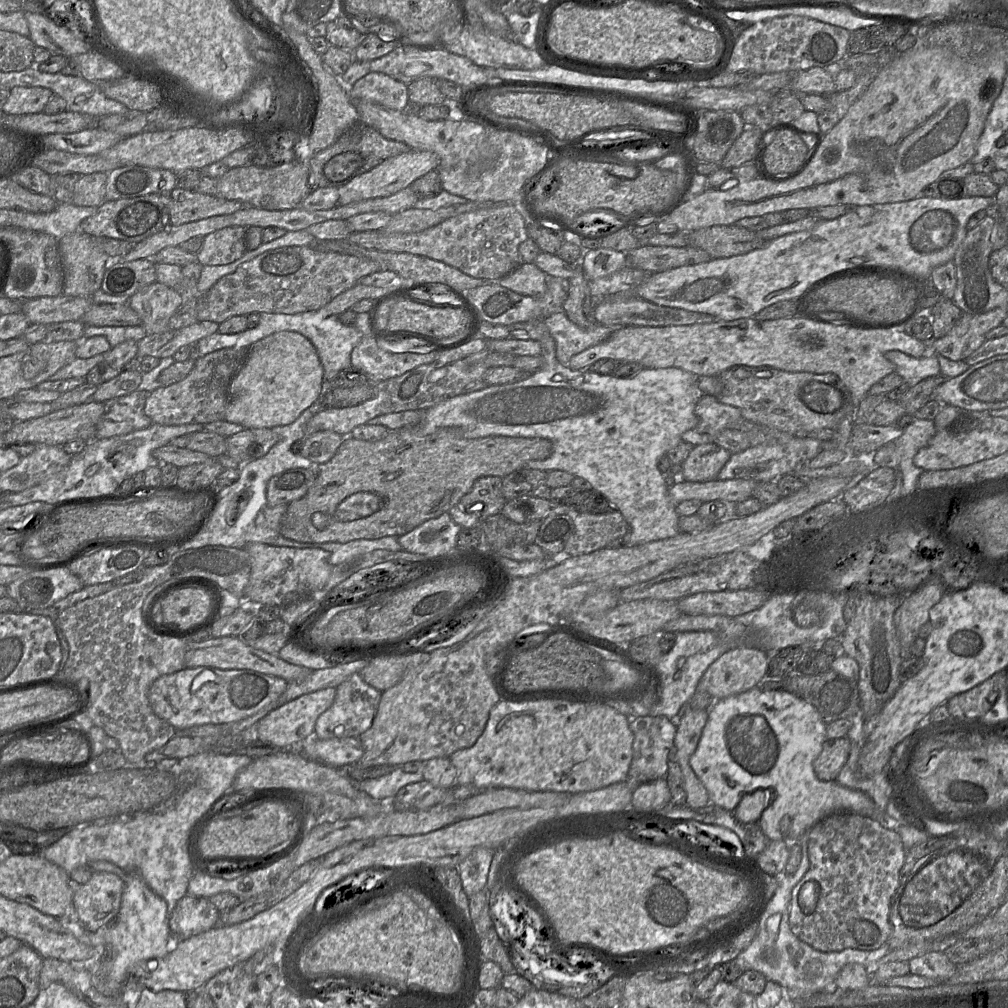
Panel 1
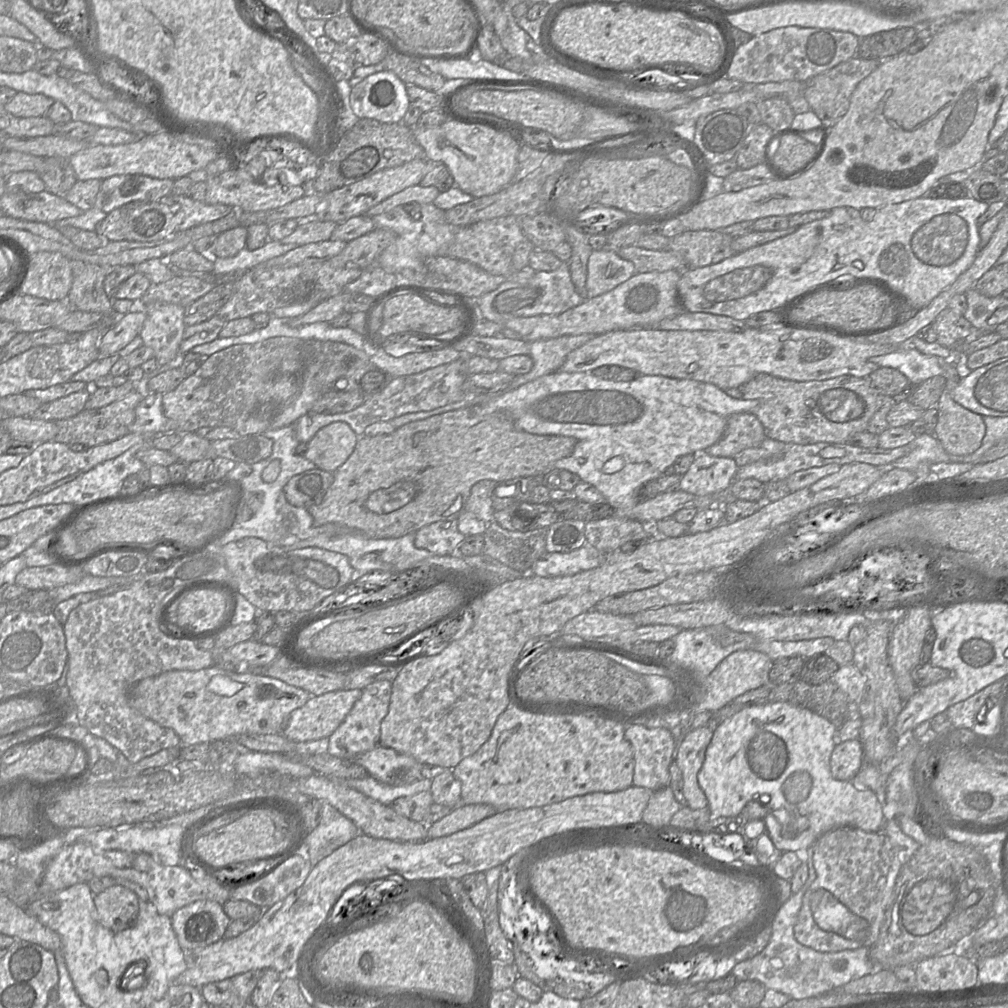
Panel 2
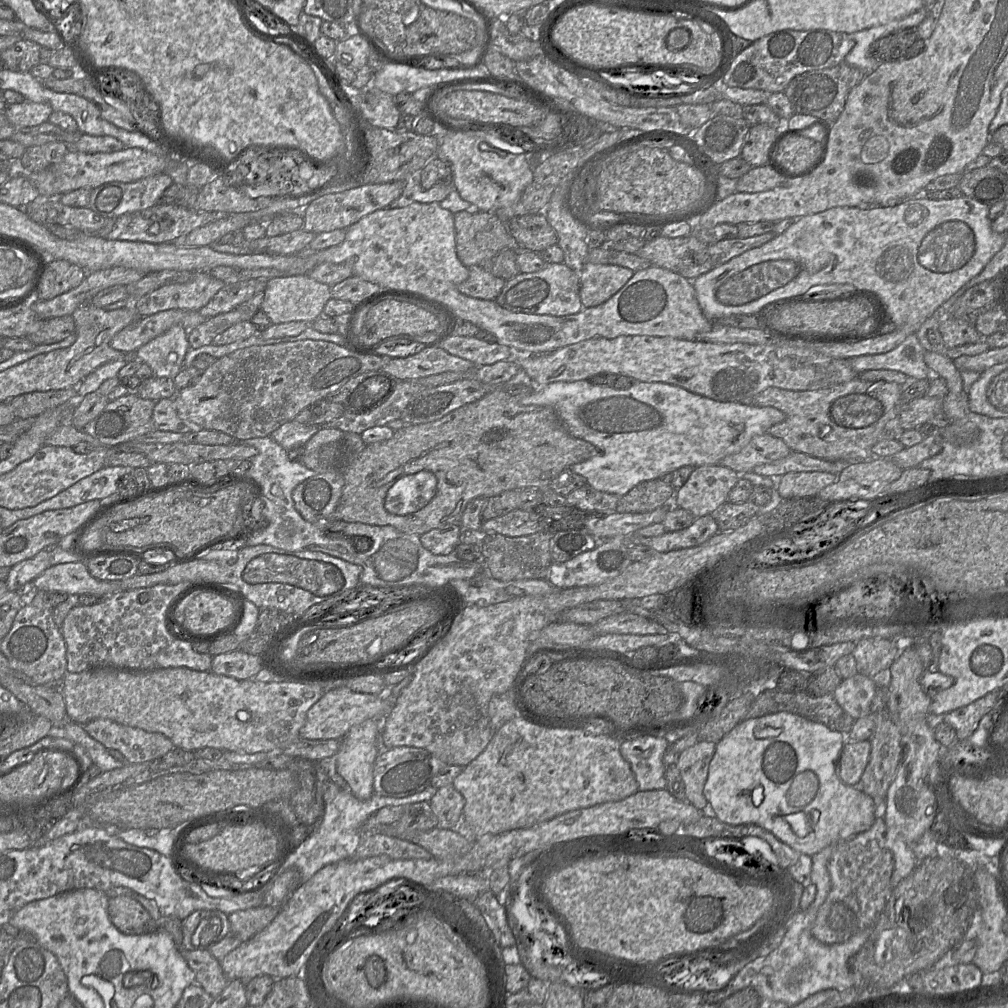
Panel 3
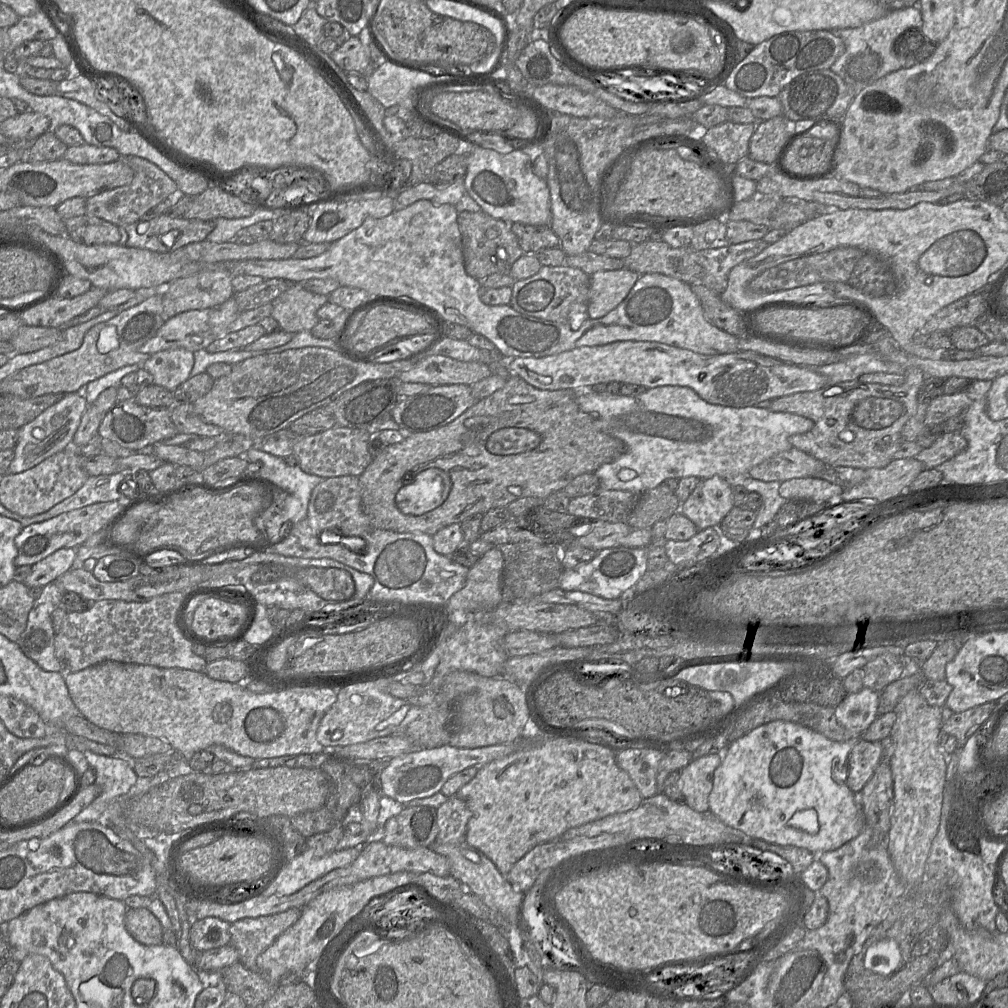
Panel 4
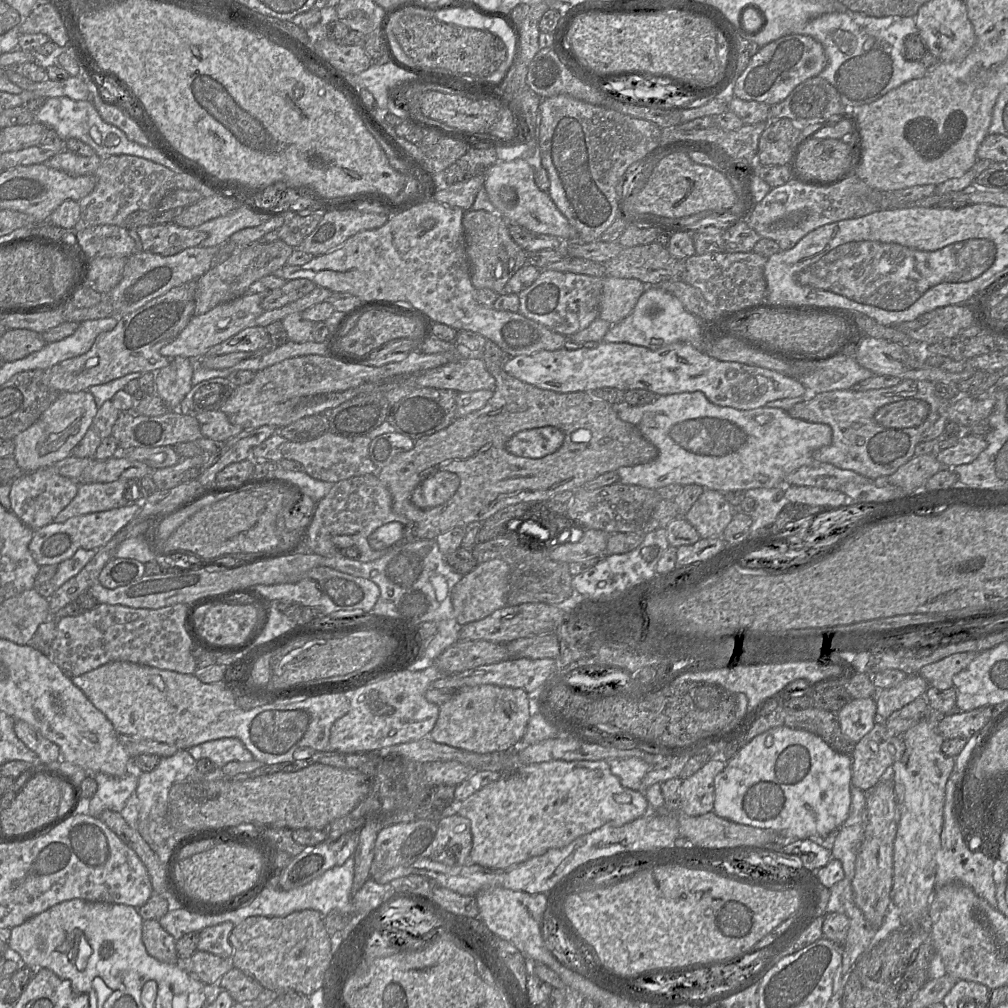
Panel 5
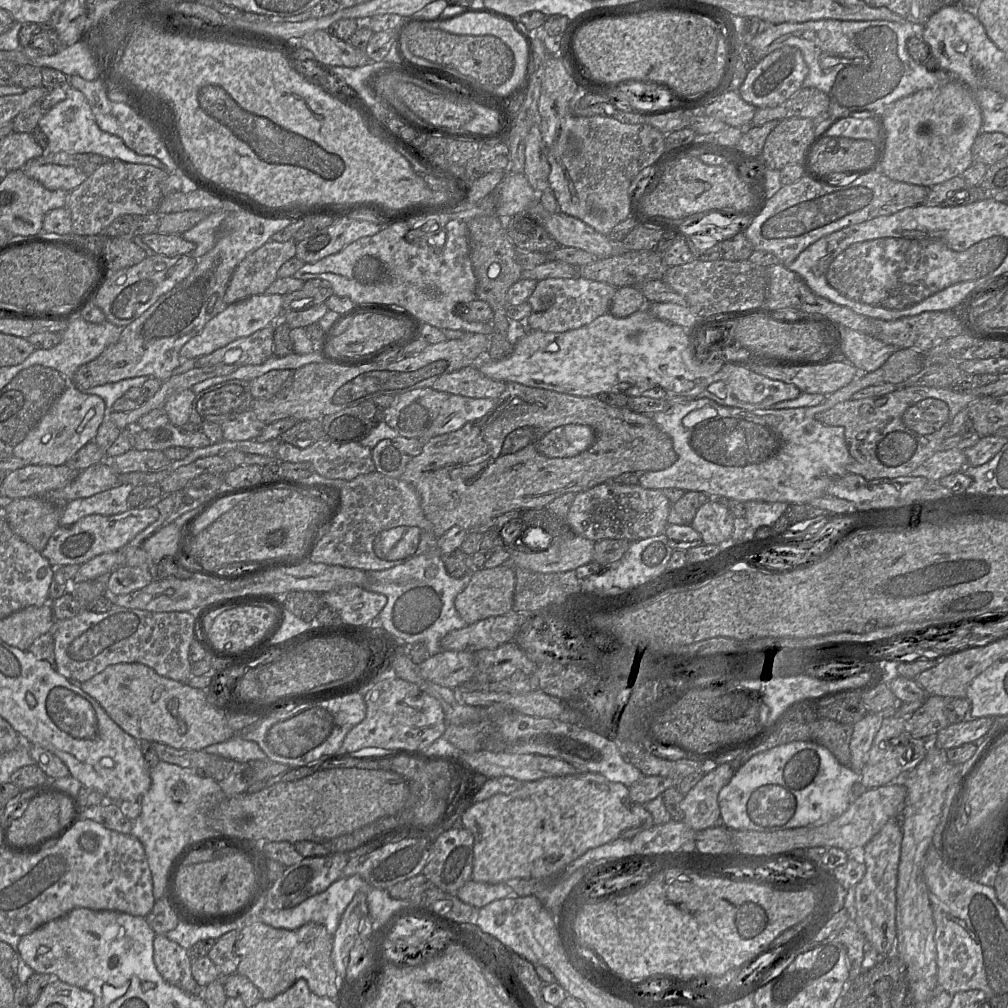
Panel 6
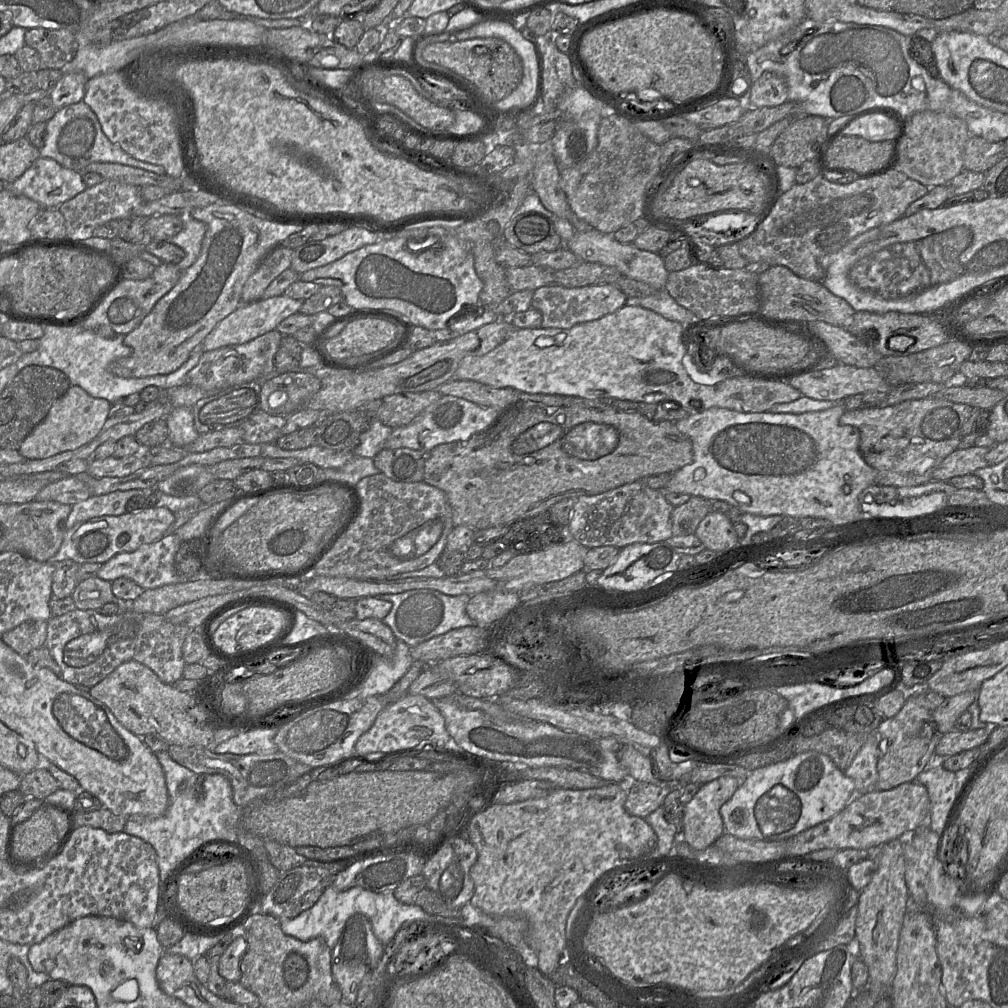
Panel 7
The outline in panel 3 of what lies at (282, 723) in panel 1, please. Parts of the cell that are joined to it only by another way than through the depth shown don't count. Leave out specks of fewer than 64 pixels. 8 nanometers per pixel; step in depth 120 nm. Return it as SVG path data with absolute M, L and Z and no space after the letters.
M339 687L325 691L324 695L309 709L300 737L307 739L341 740L351 727L367 719L384 721L392 711L392 702L385 701L382 695L352 691Z

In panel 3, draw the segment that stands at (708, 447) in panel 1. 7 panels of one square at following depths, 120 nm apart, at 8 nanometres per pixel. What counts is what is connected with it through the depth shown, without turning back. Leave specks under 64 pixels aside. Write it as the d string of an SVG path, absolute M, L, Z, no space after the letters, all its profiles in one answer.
M721 464L694 467L686 483L675 491L673 505L691 512L695 518L714 515L728 501L728 495L740 478L740 474Z

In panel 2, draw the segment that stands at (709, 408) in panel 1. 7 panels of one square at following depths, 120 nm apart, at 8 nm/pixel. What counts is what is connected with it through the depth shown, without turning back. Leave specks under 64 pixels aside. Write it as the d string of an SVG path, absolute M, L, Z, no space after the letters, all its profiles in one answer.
M737 413L728 418L721 439L705 452L716 457L733 458L744 449L758 446L766 438L765 429L754 413Z

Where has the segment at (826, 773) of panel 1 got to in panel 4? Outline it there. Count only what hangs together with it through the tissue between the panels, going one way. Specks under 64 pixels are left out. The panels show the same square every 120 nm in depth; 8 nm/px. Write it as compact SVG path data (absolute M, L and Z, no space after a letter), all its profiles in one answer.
M855 739L848 757L848 776L845 782L848 788L859 794L884 758L885 743Z

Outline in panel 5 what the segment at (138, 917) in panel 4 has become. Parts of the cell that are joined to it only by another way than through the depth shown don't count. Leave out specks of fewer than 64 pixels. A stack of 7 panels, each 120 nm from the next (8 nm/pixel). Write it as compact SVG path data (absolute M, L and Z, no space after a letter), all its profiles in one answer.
M143 921L142 940L148 954L156 960L168 964L179 963L176 940L160 925L159 921Z

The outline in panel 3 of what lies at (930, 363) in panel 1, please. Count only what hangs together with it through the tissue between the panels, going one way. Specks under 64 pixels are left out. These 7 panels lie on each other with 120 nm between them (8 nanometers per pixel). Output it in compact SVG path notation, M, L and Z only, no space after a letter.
M910 334L888 352L850 358L850 365L857 373L886 369L902 372L916 380L934 380L940 376L936 372L929 371L925 363L925 352L915 334Z

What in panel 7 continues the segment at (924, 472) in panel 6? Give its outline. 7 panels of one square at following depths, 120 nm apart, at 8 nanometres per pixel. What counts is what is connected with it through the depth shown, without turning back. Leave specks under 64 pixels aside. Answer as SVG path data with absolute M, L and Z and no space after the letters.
M972 446L965 449L957 448L935 469L933 479L949 481L955 476L973 473L978 468L988 466L986 454L990 448L980 446Z

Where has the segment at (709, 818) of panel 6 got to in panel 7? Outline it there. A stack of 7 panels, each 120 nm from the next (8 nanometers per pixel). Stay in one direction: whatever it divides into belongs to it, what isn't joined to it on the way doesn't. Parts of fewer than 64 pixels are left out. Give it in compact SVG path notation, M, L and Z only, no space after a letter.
M729 776L700 785L691 801L683 806L681 839L695 850L713 845L725 833L721 806L738 787L739 781Z

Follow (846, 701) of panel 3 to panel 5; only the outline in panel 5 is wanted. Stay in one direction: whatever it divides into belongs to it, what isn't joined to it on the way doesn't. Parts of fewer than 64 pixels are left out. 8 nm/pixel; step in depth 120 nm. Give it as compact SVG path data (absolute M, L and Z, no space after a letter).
M874 698L853 699L836 714L843 735L853 744L859 743L878 722Z

